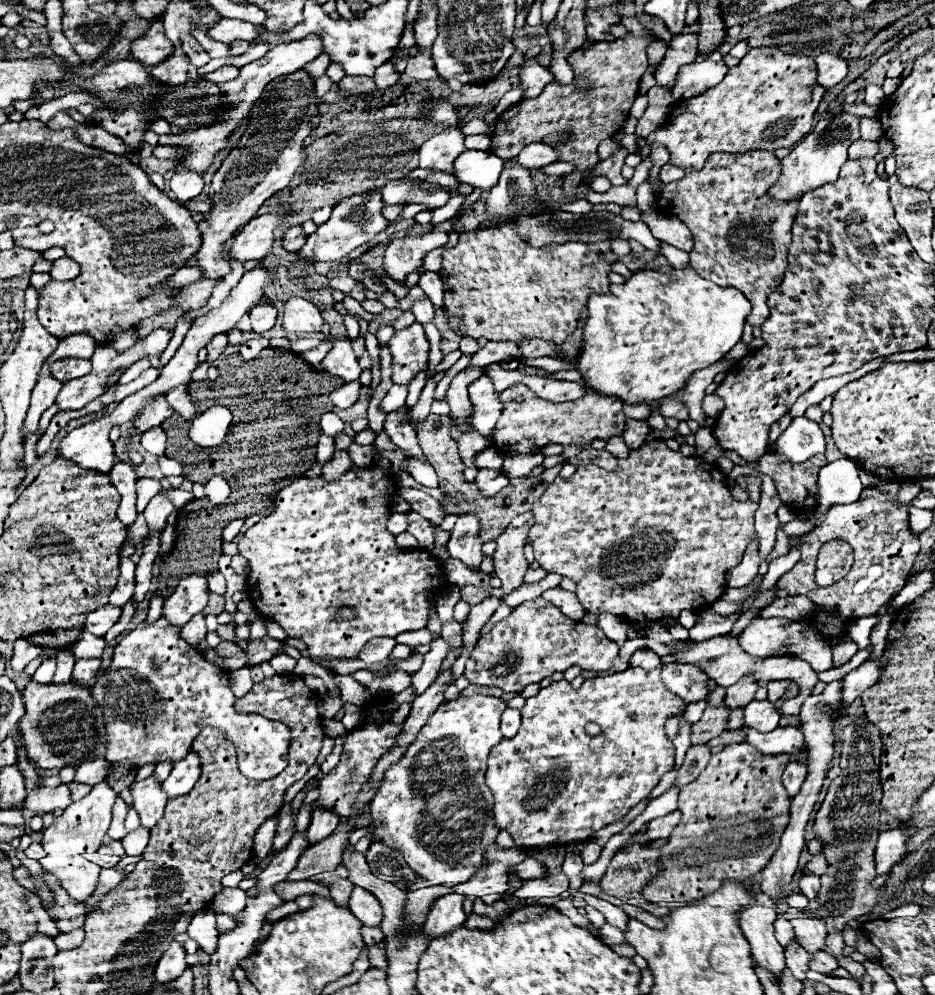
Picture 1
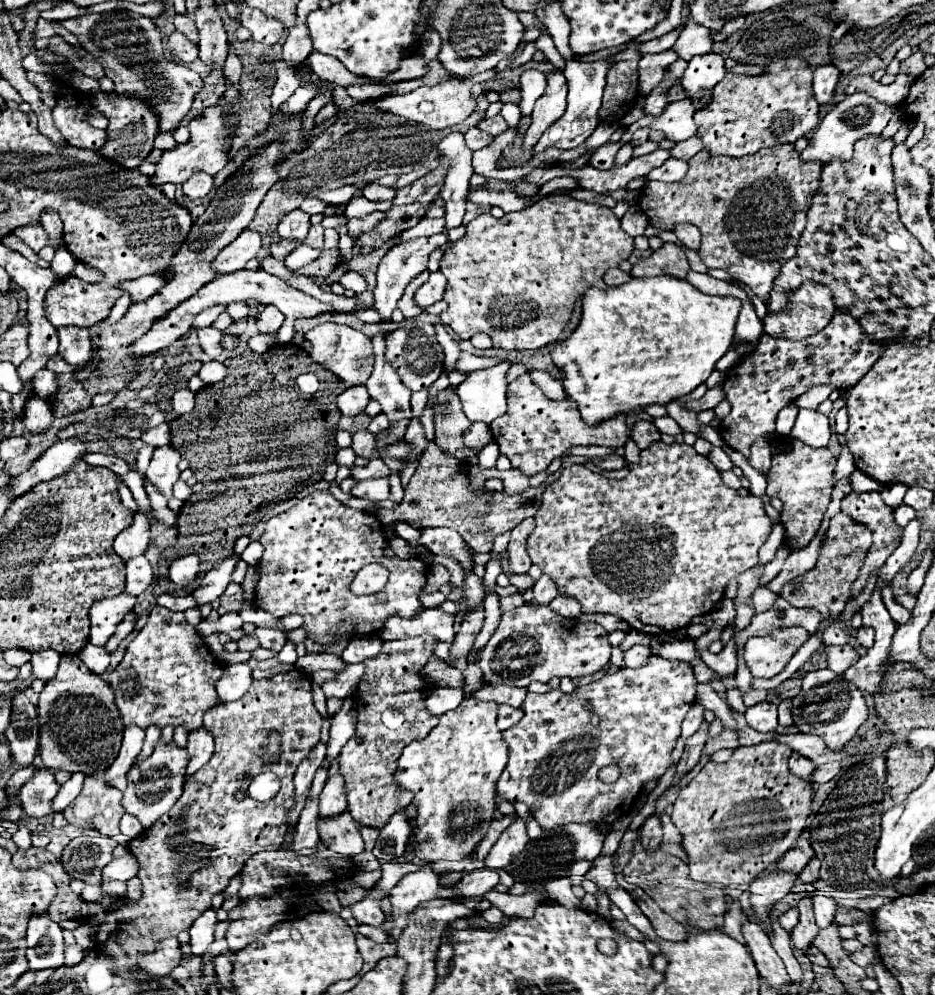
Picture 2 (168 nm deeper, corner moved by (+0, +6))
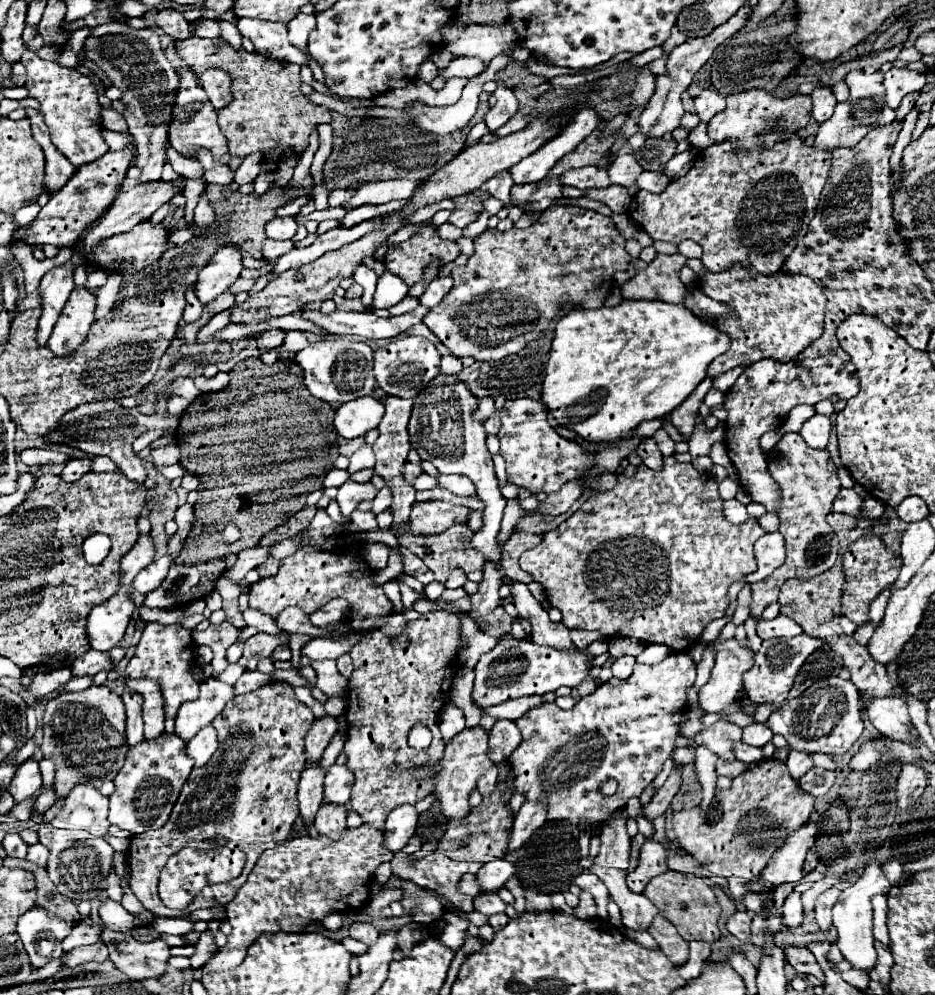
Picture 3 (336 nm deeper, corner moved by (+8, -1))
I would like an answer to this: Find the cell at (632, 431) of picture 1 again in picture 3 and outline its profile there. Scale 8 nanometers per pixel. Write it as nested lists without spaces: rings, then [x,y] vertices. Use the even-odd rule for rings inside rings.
[[[645,437],[645,439],[637,445],[635,453],[643,459],[643,463],[645,463],[649,469],[661,469],[661,465],[663,465],[663,455],[661,455],[661,451],[657,449],[657,443],[655,443],[653,437]]]

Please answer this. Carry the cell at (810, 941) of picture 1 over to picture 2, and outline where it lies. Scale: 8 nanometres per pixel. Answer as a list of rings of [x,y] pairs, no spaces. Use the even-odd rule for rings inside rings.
[[[815,896],[813,908],[815,908],[815,920],[817,920],[819,928],[827,928],[829,924],[833,924],[837,904],[831,896]]]

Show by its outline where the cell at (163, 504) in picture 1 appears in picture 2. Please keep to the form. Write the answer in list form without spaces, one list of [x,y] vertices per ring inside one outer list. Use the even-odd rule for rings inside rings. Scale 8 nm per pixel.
[[[161,446],[153,452],[153,458],[151,458],[151,464],[145,472],[145,478],[165,496],[165,498],[171,498],[173,496],[173,484],[177,482],[179,478],[179,464],[181,460],[181,454],[171,446]]]

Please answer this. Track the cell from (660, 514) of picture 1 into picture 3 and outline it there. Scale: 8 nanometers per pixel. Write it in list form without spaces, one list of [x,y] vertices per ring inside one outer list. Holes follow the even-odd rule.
[[[663,457],[663,469],[661,471],[653,471],[645,465],[639,465],[633,477],[621,477],[619,475],[619,481],[611,491],[603,491],[603,493],[591,491],[585,505],[579,511],[575,511],[569,519],[565,519],[557,529],[543,533],[543,541],[537,547],[527,549],[521,555],[519,563],[521,563],[521,569],[525,569],[533,577],[533,581],[543,585],[551,607],[557,607],[563,613],[563,623],[569,629],[589,629],[589,631],[599,629],[611,639],[635,637],[635,639],[645,641],[645,643],[659,643],[659,645],[667,645],[673,651],[683,651],[697,641],[697,637],[701,635],[701,631],[705,629],[705,625],[709,621],[725,615],[729,585],[739,581],[743,575],[753,573],[757,569],[753,545],[763,533],[765,531],[761,529],[761,525],[757,523],[755,517],[749,517],[741,525],[727,521],[727,517],[723,515],[723,499],[717,493],[717,481],[711,475],[699,473],[691,463],[677,463],[673,457]]]

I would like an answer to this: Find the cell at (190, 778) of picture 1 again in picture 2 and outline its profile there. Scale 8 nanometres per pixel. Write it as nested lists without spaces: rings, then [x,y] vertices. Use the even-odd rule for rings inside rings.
[[[201,726],[197,730],[189,732],[187,740],[187,752],[189,752],[189,766],[187,766],[187,776],[195,774],[201,766],[209,762],[215,750],[215,738],[207,734],[207,730]]]

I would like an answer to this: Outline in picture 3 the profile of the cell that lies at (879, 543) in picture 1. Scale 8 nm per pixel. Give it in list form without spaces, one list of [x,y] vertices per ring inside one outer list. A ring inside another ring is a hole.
[[[841,489],[837,499],[833,501],[833,511],[845,513],[851,517],[863,517],[861,503],[863,503],[863,499],[853,489]]]

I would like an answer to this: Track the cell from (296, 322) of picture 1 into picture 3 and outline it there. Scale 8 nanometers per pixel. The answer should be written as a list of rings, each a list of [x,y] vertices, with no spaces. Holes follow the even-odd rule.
[[[323,339],[309,343],[295,355],[295,363],[305,371],[305,385],[313,397],[331,405],[341,405],[357,397],[365,397],[377,385],[373,375],[373,351],[367,343],[349,339]]]

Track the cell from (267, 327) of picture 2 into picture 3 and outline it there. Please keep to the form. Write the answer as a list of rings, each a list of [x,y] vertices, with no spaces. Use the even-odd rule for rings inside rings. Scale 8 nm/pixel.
[[[267,329],[265,333],[261,333],[261,335],[257,337],[257,347],[259,347],[261,351],[275,349],[275,347],[279,347],[279,345],[283,343],[283,339],[285,339],[285,333],[283,333],[281,329]]]

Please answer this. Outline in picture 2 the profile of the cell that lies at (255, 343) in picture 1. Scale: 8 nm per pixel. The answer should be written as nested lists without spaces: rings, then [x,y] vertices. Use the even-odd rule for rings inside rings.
[[[205,327],[196,330],[200,347],[213,359],[223,351],[221,338],[223,333],[213,327]]]

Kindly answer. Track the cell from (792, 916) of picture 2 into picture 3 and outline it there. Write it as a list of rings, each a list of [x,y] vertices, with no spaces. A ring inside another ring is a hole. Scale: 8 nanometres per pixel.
[[[791,893],[783,903],[783,923],[787,929],[797,929],[803,921],[803,907],[799,893]]]

